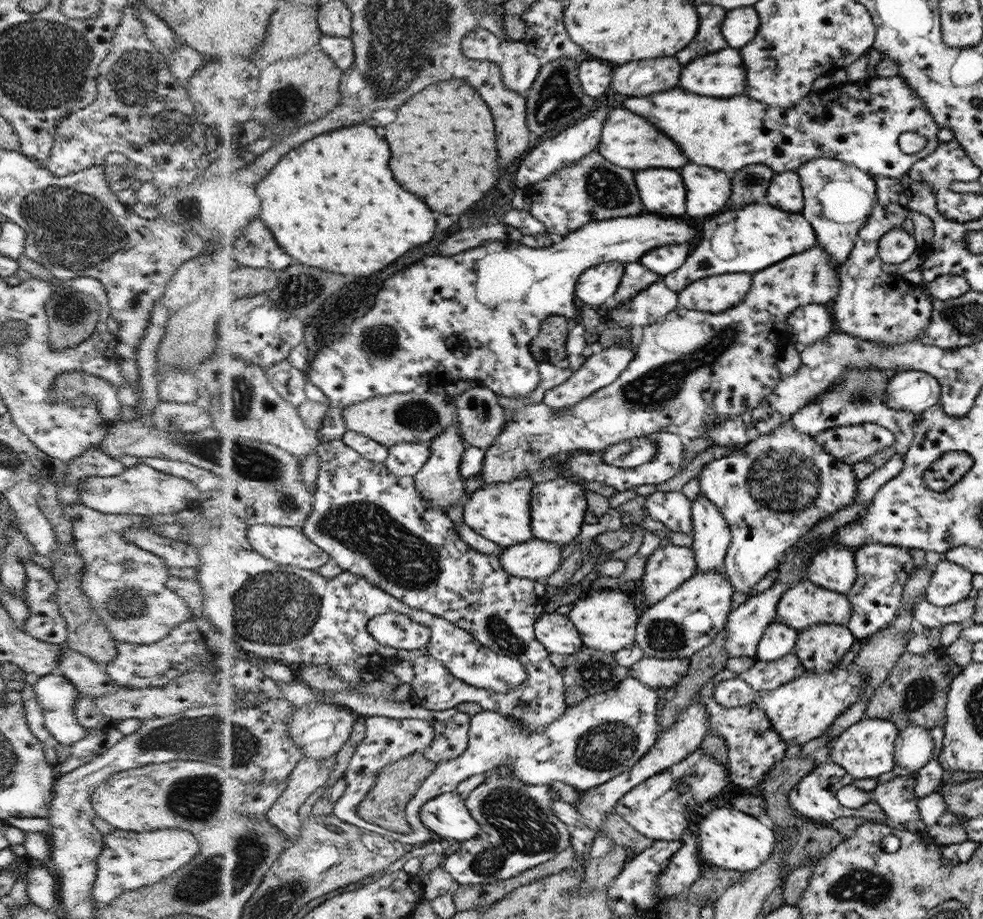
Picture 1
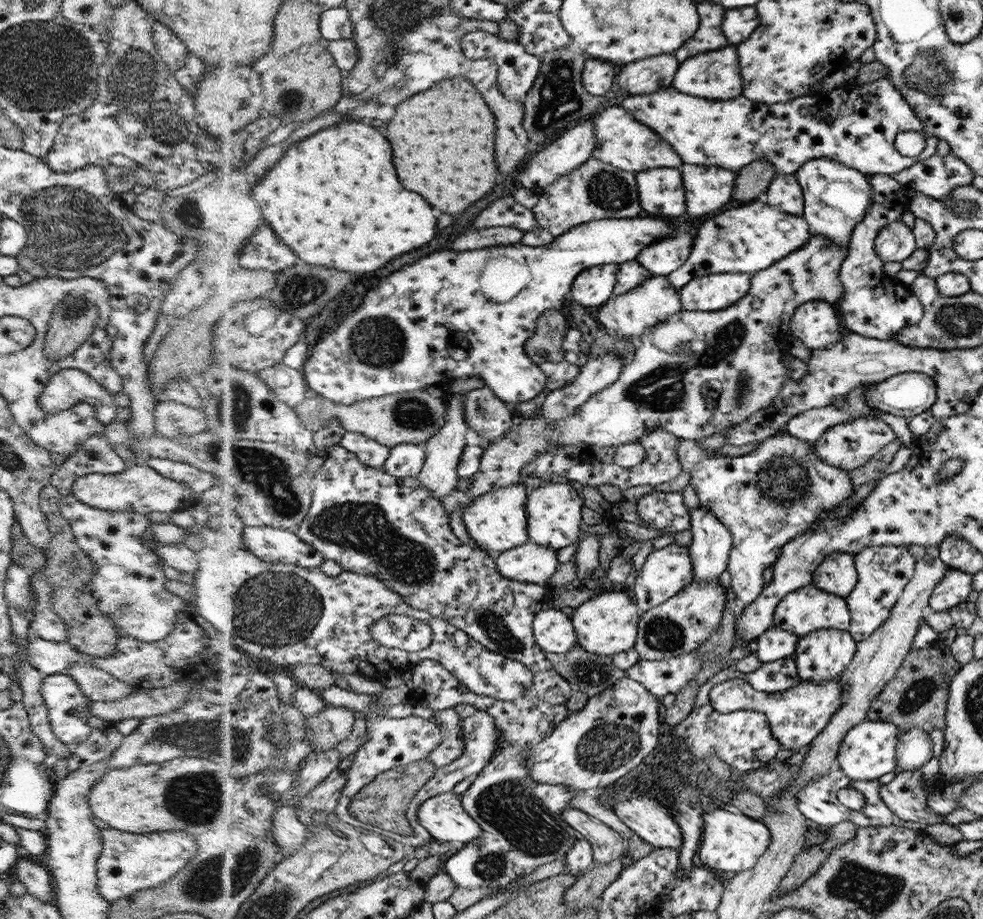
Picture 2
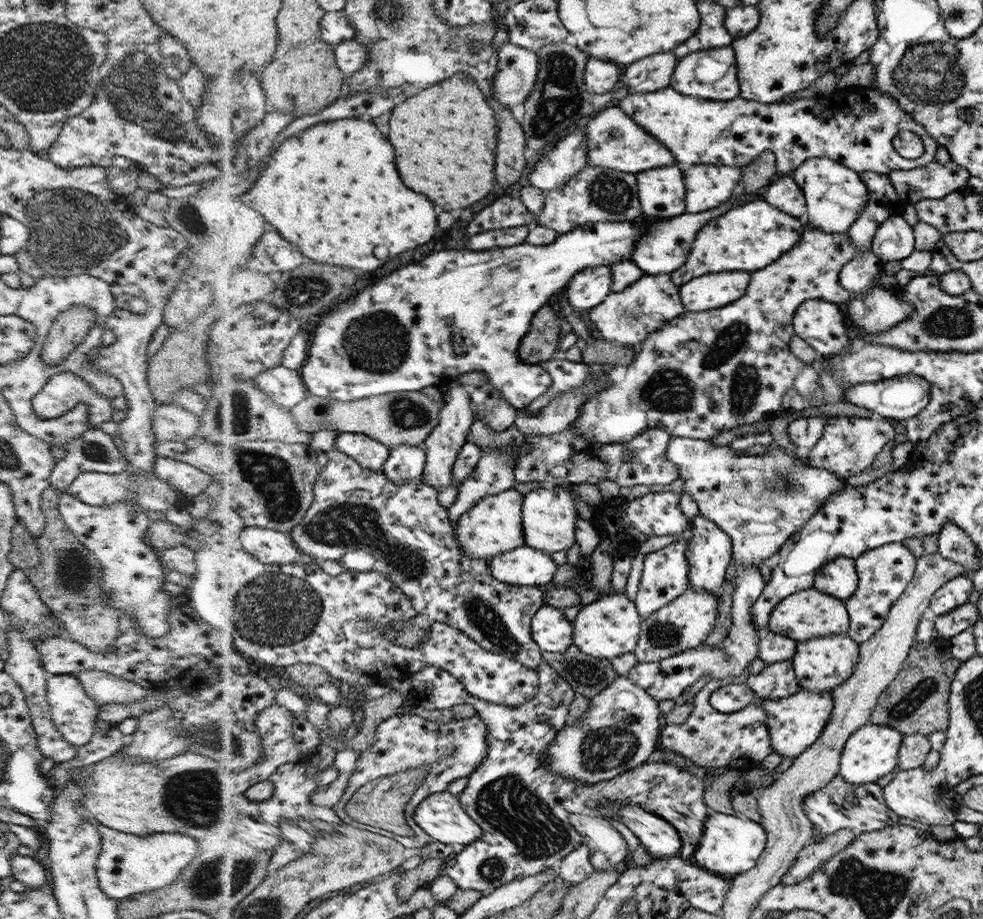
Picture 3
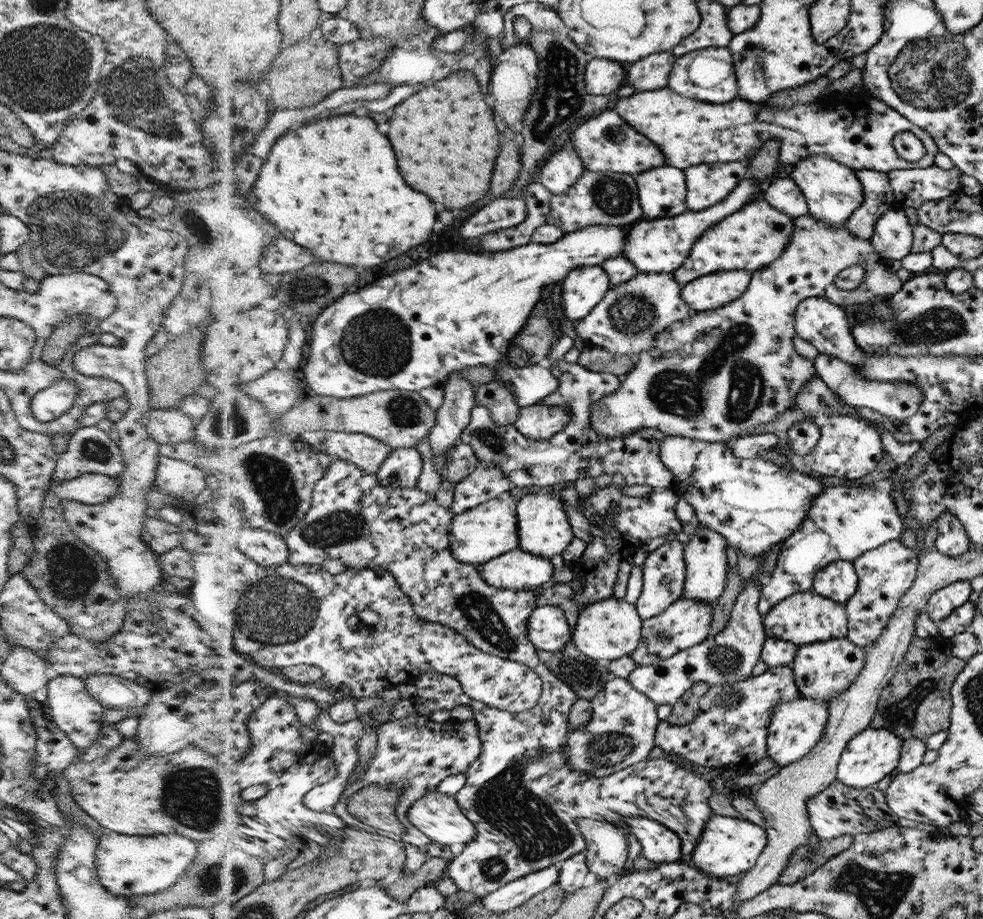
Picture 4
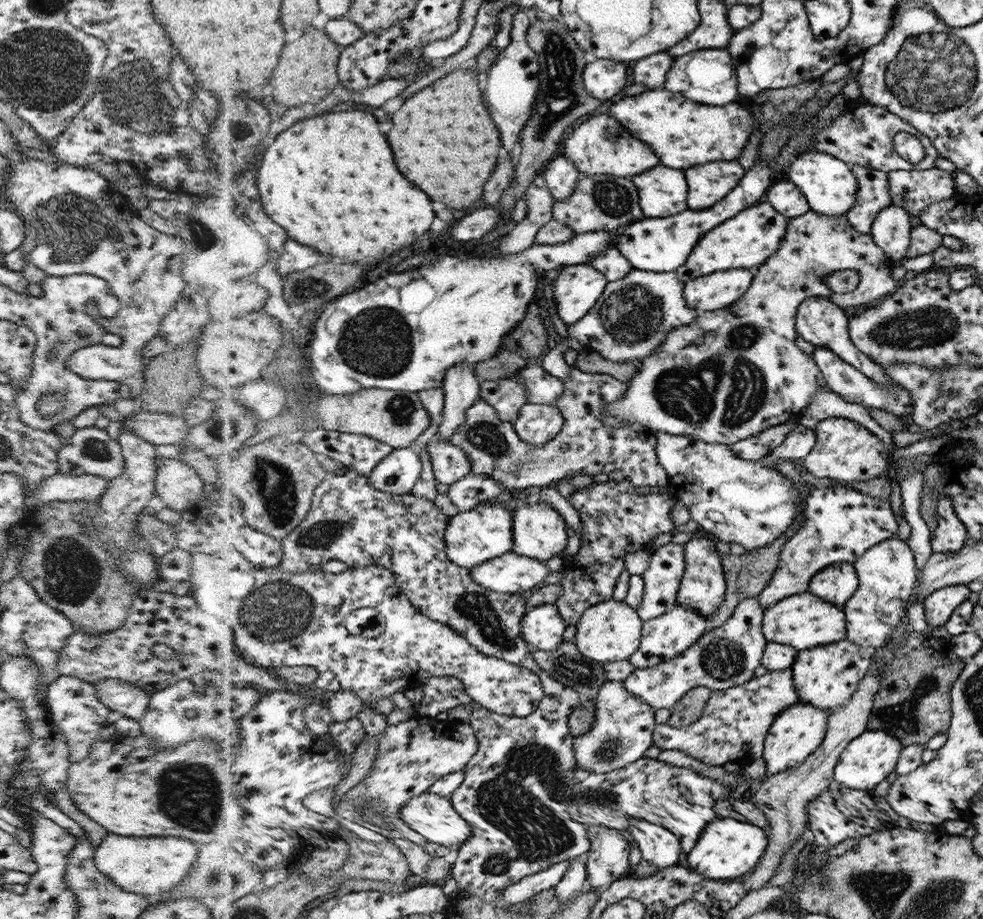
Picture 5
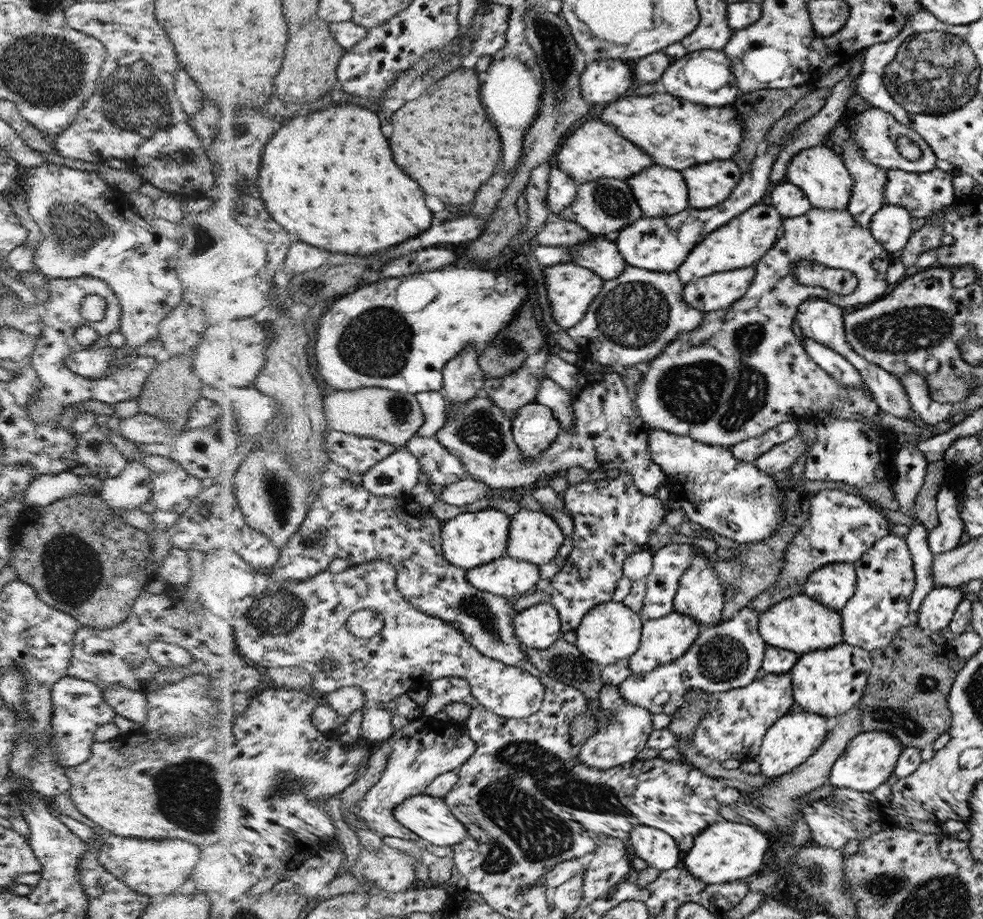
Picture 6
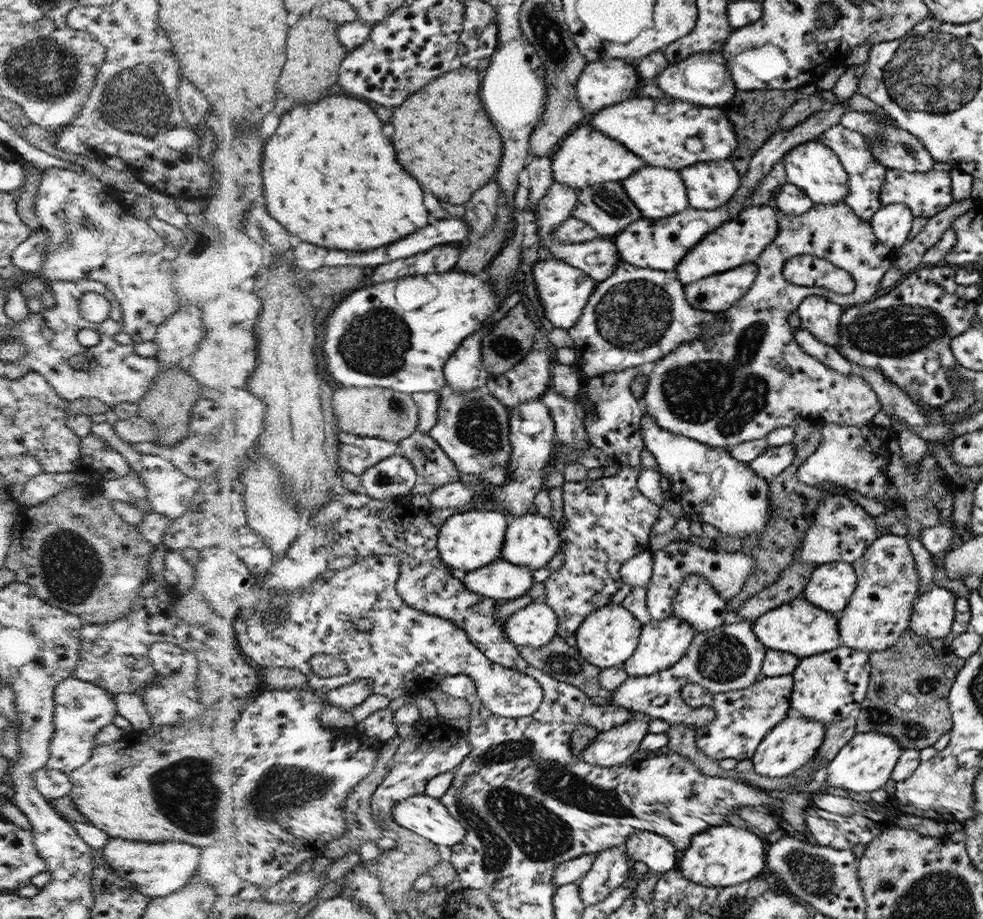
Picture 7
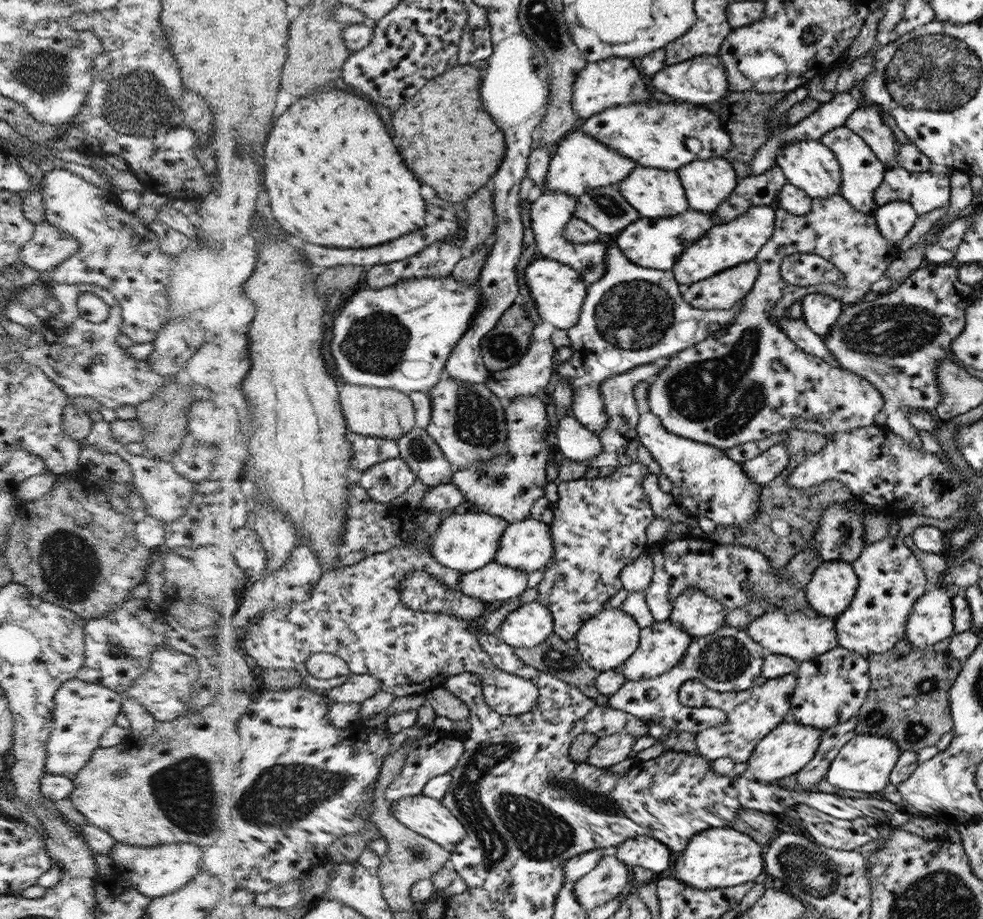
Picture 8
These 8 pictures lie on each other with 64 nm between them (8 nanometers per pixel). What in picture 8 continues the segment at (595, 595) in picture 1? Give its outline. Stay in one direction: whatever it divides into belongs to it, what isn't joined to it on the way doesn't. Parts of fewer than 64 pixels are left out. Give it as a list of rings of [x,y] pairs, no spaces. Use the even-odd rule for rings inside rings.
[[[611,606],[602,612],[590,617],[581,626],[577,633],[577,651],[586,663],[598,672],[604,672],[612,669],[619,669],[636,652],[640,644],[641,627],[638,626],[637,619],[629,615],[621,608],[612,608]]]

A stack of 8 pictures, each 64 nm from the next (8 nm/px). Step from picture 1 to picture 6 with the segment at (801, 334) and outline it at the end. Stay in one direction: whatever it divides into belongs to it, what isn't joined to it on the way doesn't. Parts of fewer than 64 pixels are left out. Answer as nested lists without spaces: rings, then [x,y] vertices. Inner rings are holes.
[[[811,297],[798,308],[796,319],[805,338],[828,346],[827,348],[839,353],[840,356],[848,360],[860,372],[862,379],[864,379],[864,385],[873,394],[874,400],[881,410],[898,418],[915,421],[916,416],[914,415],[913,404],[910,402],[908,392],[906,392],[906,388],[902,386],[898,377],[894,377],[890,372],[880,368],[880,366],[867,362],[847,343],[845,316],[842,307],[831,304],[819,297]]]

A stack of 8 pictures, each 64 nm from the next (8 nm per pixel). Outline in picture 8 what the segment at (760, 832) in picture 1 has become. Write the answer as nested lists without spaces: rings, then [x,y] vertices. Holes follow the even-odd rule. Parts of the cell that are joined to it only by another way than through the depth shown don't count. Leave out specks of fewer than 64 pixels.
[[[732,828],[710,829],[695,836],[688,848],[674,860],[671,874],[696,889],[722,889],[738,886],[764,872],[763,846]]]

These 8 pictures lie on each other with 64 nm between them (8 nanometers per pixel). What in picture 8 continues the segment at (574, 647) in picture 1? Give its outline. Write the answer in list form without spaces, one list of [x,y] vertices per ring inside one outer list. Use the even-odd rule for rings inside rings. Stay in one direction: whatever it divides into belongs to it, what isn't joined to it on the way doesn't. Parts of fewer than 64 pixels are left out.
[[[536,600],[506,616],[498,639],[504,641],[507,648],[532,648],[541,645],[554,632],[553,614],[545,603]]]

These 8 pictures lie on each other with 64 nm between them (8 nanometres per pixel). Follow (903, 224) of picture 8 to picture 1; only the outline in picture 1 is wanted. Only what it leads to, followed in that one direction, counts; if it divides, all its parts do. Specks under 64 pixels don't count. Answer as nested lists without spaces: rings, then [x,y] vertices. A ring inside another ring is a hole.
[[[894,228],[894,230],[888,230],[878,240],[878,256],[882,262],[902,264],[912,256],[912,253],[917,252],[918,247],[914,236],[903,228]]]

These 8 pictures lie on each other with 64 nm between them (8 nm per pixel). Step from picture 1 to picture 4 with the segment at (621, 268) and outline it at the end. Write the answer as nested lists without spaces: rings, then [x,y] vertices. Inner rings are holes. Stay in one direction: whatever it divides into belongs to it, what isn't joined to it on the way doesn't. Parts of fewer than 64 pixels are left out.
[[[602,265],[574,268],[561,283],[565,315],[579,322],[602,302],[612,288],[609,273]]]

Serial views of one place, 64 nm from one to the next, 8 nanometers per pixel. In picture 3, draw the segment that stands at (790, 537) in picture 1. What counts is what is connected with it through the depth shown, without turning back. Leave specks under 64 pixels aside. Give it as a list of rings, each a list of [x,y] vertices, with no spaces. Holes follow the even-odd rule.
[[[672,437],[666,448],[668,459],[678,467],[684,480],[682,492],[690,493],[700,515],[714,521],[732,539],[736,591],[731,608],[732,628],[719,647],[702,644],[658,662],[639,662],[628,671],[626,677],[658,701],[676,700],[704,675],[728,680],[747,672],[749,663],[758,657],[758,641],[763,634],[753,620],[753,604],[766,586],[760,564],[772,558],[794,533],[804,529],[825,502],[848,484],[846,478],[803,462],[774,442],[767,447],[764,455],[750,457],[738,454],[732,445],[717,446],[709,441]]]

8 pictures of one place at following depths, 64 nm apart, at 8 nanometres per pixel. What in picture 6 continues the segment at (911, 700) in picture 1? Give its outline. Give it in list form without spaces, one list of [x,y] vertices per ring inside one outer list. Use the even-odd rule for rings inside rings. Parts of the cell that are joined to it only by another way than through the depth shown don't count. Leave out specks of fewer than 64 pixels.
[[[907,623],[892,644],[871,652],[873,668],[869,674],[868,690],[861,698],[864,706],[861,732],[882,731],[897,738],[904,748],[922,750],[952,728],[949,693],[967,659],[954,653],[951,644],[934,643],[930,638],[932,633],[929,628]]]

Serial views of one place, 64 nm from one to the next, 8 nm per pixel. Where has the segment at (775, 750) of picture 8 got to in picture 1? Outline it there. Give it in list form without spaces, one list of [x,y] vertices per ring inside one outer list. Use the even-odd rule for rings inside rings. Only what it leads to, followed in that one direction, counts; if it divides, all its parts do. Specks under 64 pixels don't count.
[[[848,664],[828,669],[826,673],[804,671],[800,677],[768,692],[756,693],[744,679],[724,680],[714,688],[713,694],[716,703],[723,707],[739,707],[748,703],[760,707],[765,720],[772,723],[788,746],[802,746],[828,732],[842,712],[846,712],[862,696],[866,684],[868,675]]]

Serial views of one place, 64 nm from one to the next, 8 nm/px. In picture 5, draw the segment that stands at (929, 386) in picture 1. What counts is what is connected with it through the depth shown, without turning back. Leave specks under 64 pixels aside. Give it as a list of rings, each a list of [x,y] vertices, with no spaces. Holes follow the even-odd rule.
[[[822,346],[814,347],[815,352],[812,358],[814,363],[817,364],[817,368],[829,382],[828,389],[838,393],[845,401],[878,408],[878,410],[885,410],[886,412],[890,412],[890,414],[895,414],[905,419],[908,419],[912,412],[914,412],[910,391],[900,387],[900,385],[878,385],[874,379],[866,377],[862,372],[854,368],[854,366],[841,360],[834,352],[821,348]]]

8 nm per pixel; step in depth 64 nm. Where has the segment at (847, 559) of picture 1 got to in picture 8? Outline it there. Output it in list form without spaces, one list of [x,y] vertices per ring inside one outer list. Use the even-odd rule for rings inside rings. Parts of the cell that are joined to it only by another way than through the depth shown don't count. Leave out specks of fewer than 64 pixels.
[[[846,561],[823,562],[805,586],[810,605],[821,615],[838,617],[856,596],[860,580]]]

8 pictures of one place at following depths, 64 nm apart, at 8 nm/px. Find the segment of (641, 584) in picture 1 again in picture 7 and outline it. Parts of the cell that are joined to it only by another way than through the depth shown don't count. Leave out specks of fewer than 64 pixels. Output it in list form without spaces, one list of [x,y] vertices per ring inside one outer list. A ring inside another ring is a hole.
[[[688,540],[674,541],[652,552],[652,558],[653,572],[646,586],[645,598],[650,618],[657,621],[673,616],[673,598],[677,596],[682,584],[685,584],[686,577],[692,574],[703,576],[714,587],[714,591],[728,602],[738,596],[758,566],[757,559],[752,554],[706,549]]]

